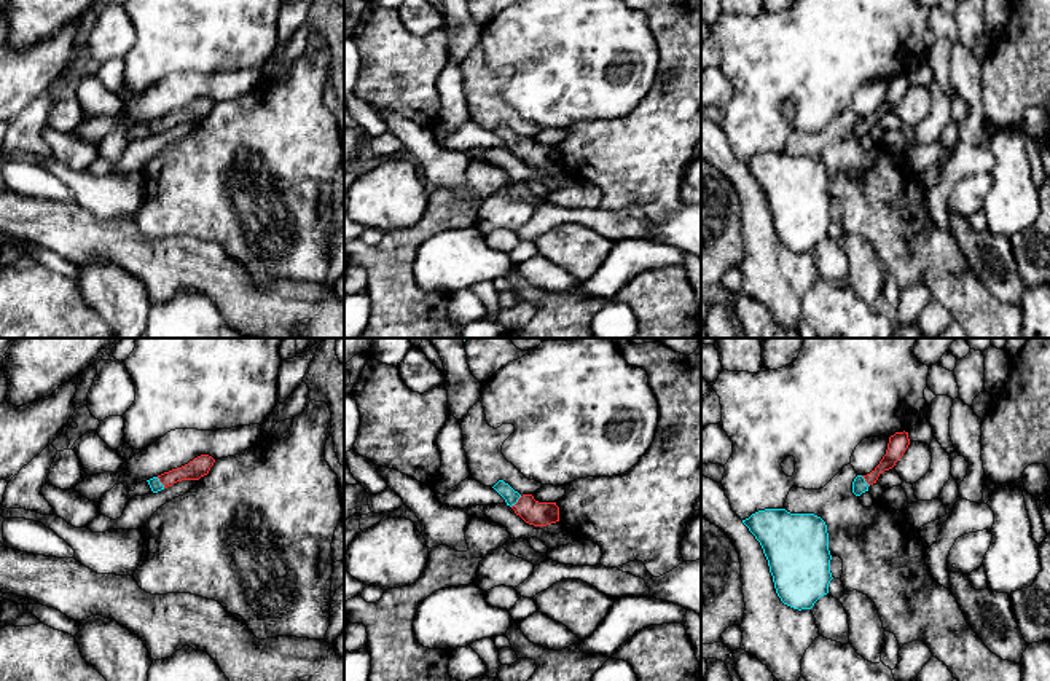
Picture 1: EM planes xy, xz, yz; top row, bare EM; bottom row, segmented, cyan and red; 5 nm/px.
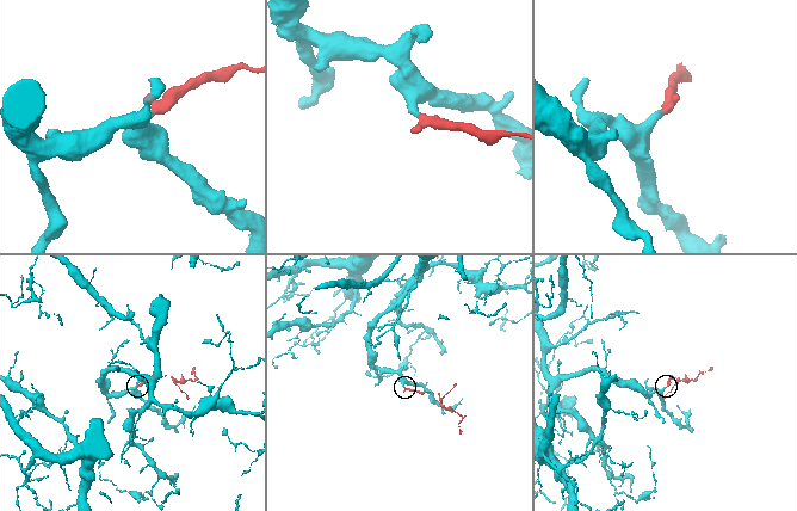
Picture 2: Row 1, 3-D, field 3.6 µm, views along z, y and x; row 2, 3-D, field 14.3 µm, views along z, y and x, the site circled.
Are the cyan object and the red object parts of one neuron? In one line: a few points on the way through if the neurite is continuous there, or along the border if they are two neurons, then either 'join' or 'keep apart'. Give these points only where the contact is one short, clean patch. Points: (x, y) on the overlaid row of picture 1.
way xz (510, 496), (515, 503), (539, 514); join

